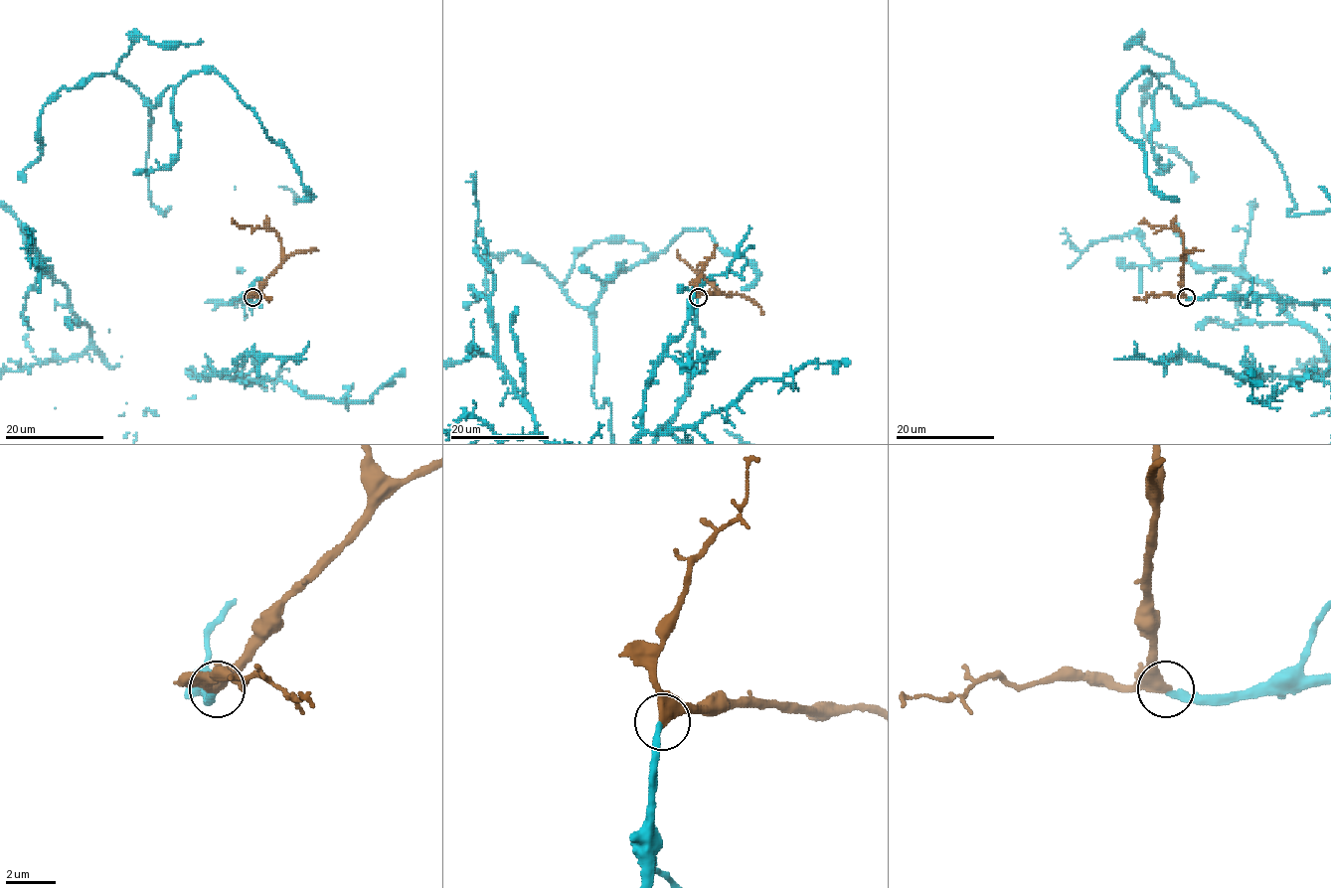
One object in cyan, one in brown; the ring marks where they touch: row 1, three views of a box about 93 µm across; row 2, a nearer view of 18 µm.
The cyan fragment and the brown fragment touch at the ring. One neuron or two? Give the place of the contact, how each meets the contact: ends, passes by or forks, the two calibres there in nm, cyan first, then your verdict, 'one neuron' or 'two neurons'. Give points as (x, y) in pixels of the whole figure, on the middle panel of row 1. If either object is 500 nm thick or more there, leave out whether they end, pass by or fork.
(698, 297) | cyan ends | brown passes by | 240/340 nm | one neuron

